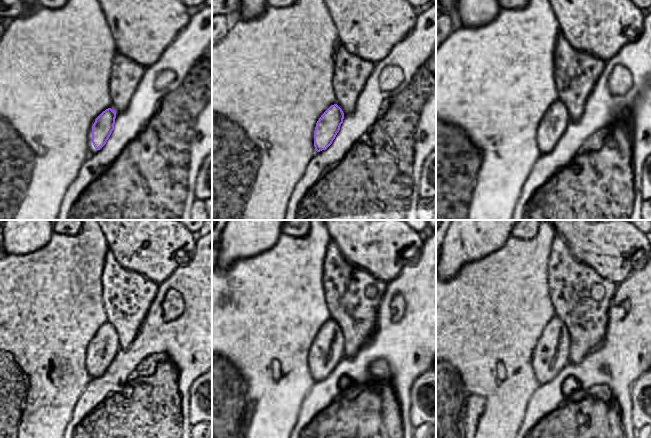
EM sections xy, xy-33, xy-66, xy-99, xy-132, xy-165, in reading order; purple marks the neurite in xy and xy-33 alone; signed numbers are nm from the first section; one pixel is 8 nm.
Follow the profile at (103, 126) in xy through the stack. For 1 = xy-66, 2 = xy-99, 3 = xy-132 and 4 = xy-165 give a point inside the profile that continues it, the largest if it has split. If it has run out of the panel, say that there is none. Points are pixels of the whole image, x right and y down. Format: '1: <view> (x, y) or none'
1: xy-66 (552, 127)
2: xy-99 (103, 349)
3: xy-132 (326, 353)
4: xy-165 (549, 353)

